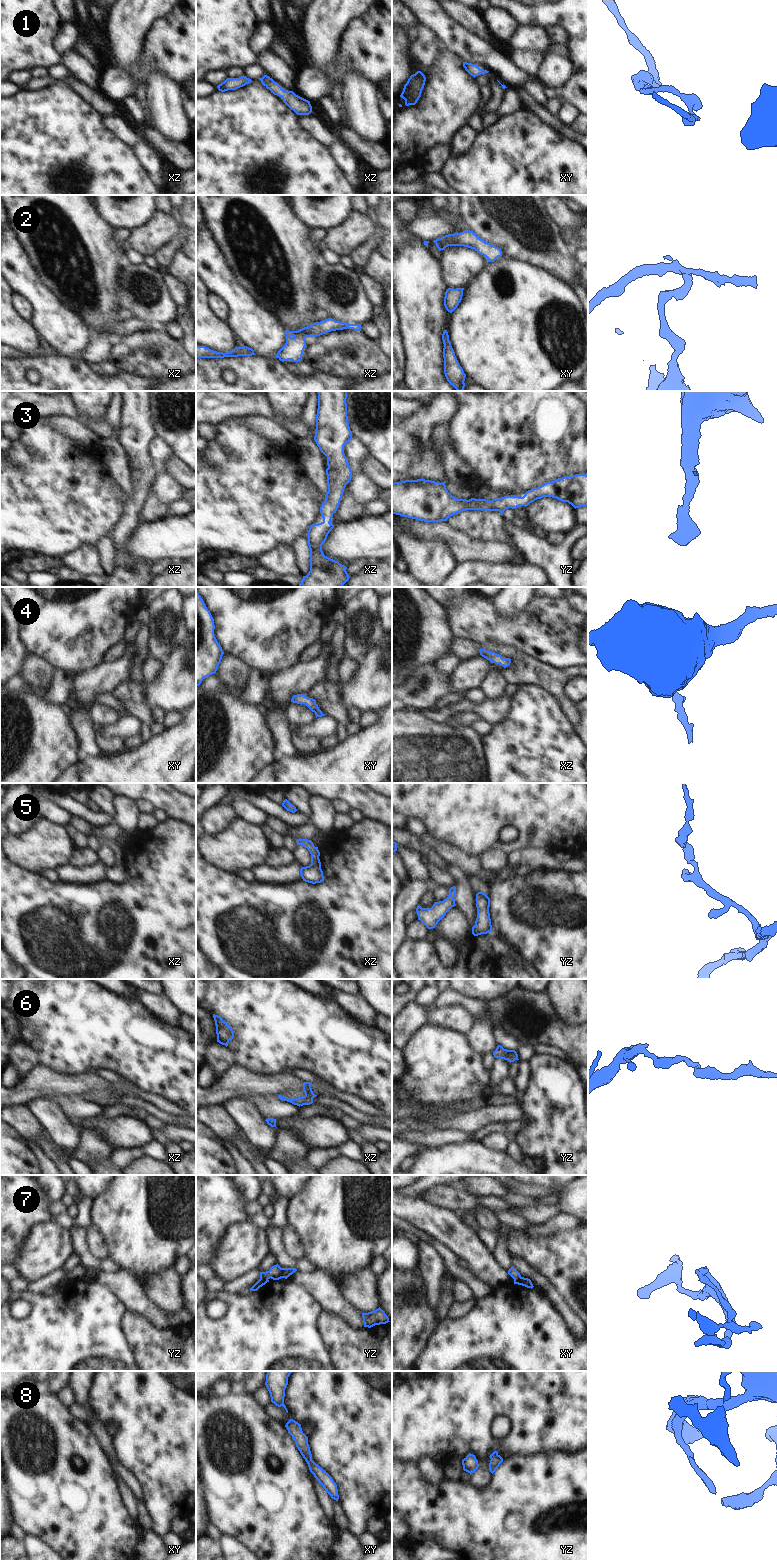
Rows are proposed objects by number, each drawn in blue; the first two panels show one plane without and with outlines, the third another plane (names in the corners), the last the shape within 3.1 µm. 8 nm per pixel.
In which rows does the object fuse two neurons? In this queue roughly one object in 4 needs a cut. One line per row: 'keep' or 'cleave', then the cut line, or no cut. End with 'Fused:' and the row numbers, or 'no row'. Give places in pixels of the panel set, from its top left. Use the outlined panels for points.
1: keep | no cut
2: keep | no cut
3: keep | no cut
4: keep | no cut
5: keep | no cut
6: keep | no cut
7: cleave | yz (260, 1277), (266, 1282)
8: keep | no cut
Fused: 7

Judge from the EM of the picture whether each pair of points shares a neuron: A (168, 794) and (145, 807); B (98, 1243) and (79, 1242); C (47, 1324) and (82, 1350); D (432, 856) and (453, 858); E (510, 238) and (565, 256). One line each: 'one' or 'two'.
A: two
B: two
C: one
D: two
E: one

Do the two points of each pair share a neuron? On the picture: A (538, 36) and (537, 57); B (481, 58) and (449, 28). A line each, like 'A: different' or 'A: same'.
A: different
B: same

